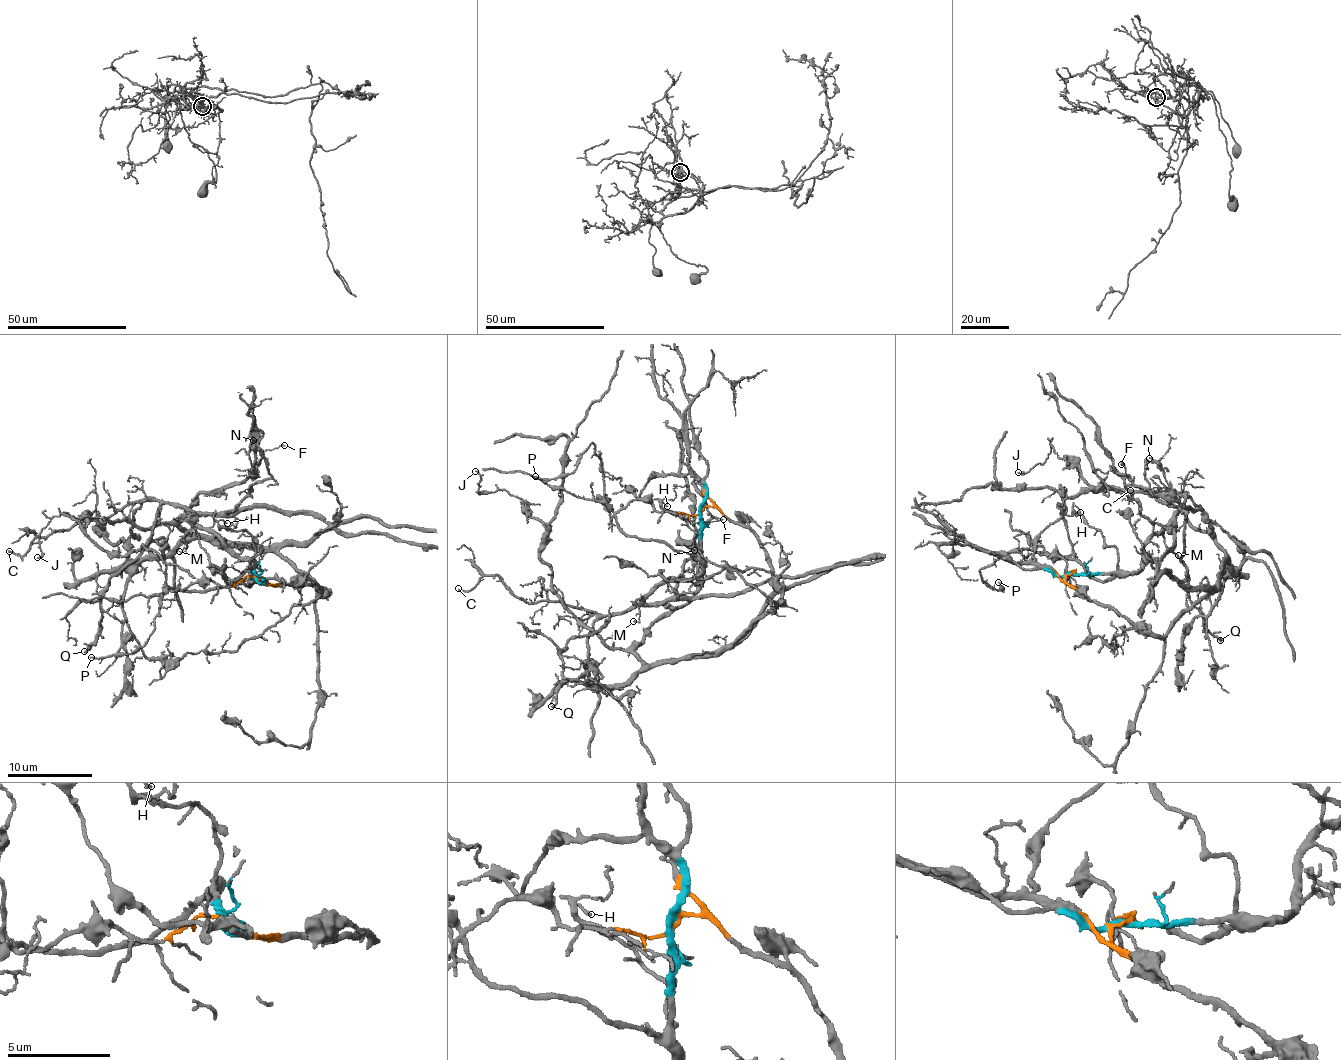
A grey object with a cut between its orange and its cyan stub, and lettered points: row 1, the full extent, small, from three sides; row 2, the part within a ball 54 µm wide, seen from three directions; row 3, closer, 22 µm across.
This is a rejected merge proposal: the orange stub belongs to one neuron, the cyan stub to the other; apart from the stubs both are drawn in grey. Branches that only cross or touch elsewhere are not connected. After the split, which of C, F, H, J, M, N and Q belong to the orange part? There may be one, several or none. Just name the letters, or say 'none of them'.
F, J, N

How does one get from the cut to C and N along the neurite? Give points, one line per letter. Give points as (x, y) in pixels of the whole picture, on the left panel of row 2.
C: (256, 578), (251, 561), (183, 508), (159, 500), (127, 502), (105, 519), (35, 537), (22, 554), (9, 550)
N: (256, 578), (307, 582), (326, 593), (275, 552), (190, 532), (180, 515), (201, 493), (247, 477), (254, 441)

